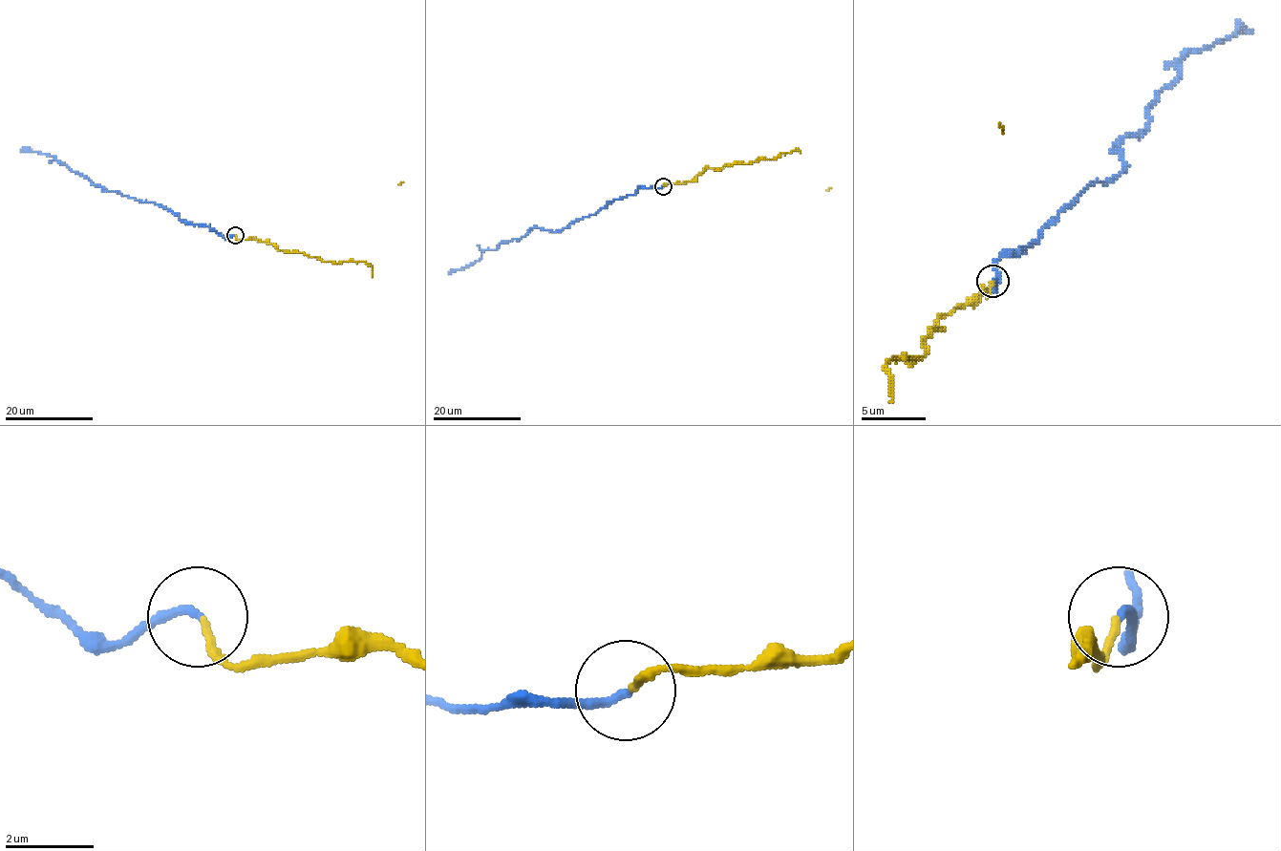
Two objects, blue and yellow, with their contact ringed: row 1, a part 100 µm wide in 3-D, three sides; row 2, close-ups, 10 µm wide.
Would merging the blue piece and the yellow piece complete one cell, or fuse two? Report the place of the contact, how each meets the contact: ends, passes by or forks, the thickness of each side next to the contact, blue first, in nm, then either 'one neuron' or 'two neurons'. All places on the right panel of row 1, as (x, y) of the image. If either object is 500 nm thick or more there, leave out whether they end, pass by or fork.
at (992, 281); blue ends there; yellow ends there; 190 nm thick on the blue side, 150 nm on the other; one neuron

